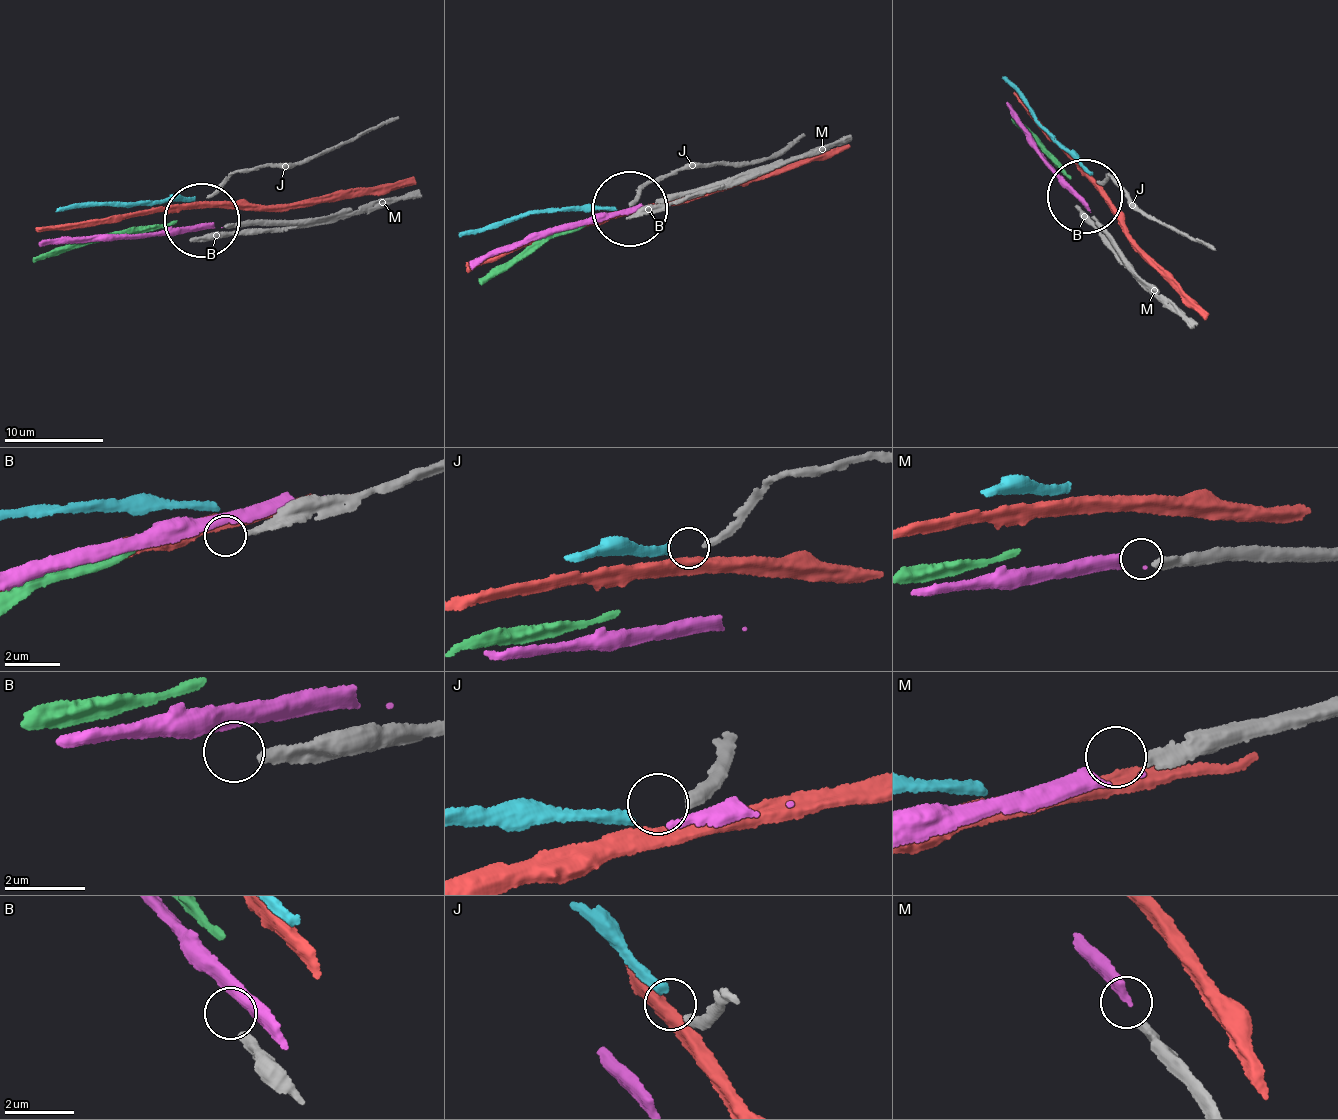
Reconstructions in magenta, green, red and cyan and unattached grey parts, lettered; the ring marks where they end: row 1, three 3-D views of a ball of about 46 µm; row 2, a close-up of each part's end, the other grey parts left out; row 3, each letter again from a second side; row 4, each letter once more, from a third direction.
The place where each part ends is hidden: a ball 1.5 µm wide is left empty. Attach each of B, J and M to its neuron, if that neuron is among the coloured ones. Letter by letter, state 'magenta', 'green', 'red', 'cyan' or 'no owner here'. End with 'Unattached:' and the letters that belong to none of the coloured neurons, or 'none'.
B: no owner here
J: cyan
M: magenta
Unattached: B

